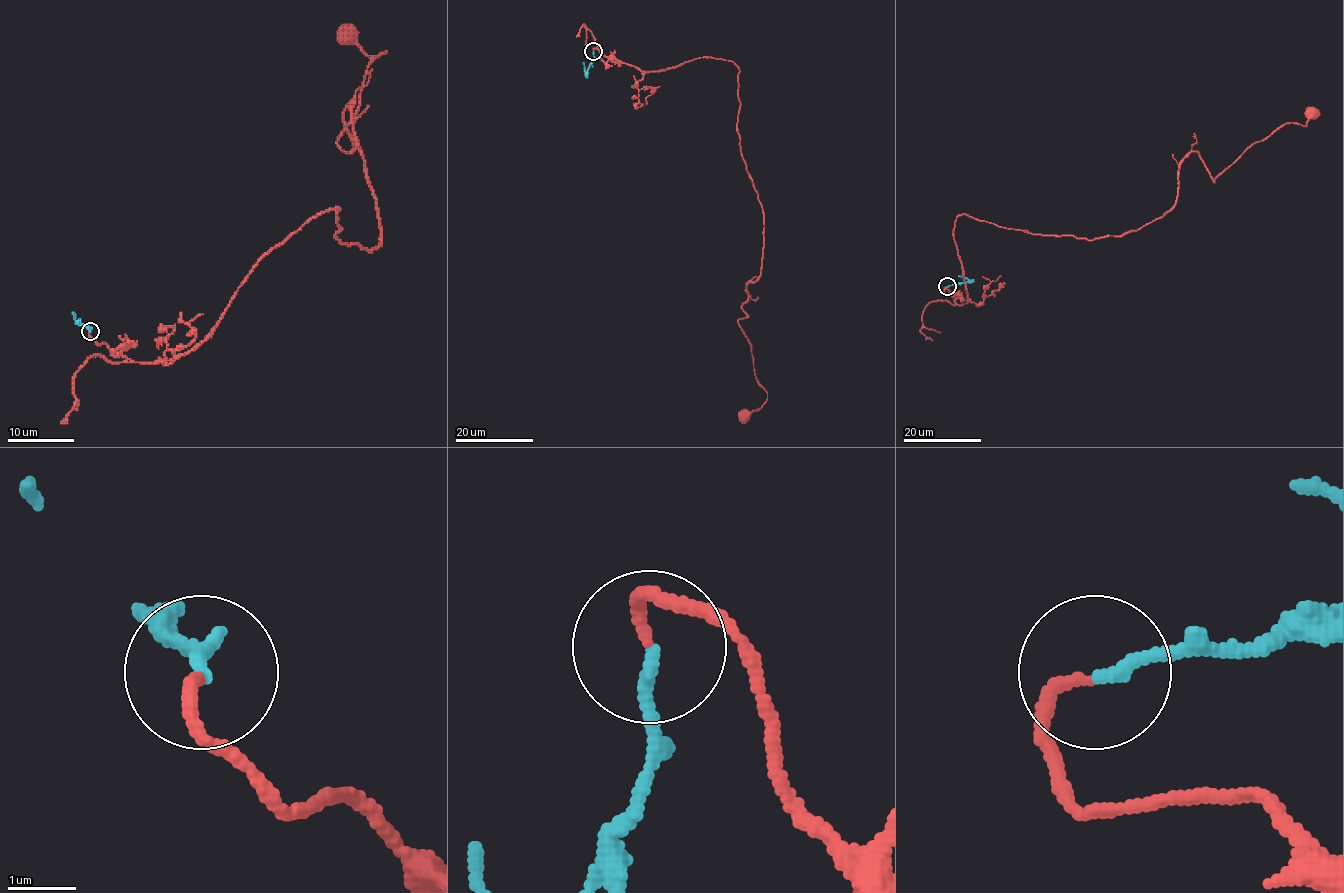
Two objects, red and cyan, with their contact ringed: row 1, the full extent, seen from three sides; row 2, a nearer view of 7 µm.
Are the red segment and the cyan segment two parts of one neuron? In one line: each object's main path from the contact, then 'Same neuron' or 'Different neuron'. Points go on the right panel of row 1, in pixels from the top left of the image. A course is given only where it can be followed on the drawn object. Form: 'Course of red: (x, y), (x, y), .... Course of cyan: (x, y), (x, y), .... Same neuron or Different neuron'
Course of red: (946, 287), (967, 302), (957, 216), (1125, 235), (1174, 205), (1190, 151), (1214, 181), (1310, 113). Course of cyan: (946, 286), (969, 280), (958, 275). Same neuron

